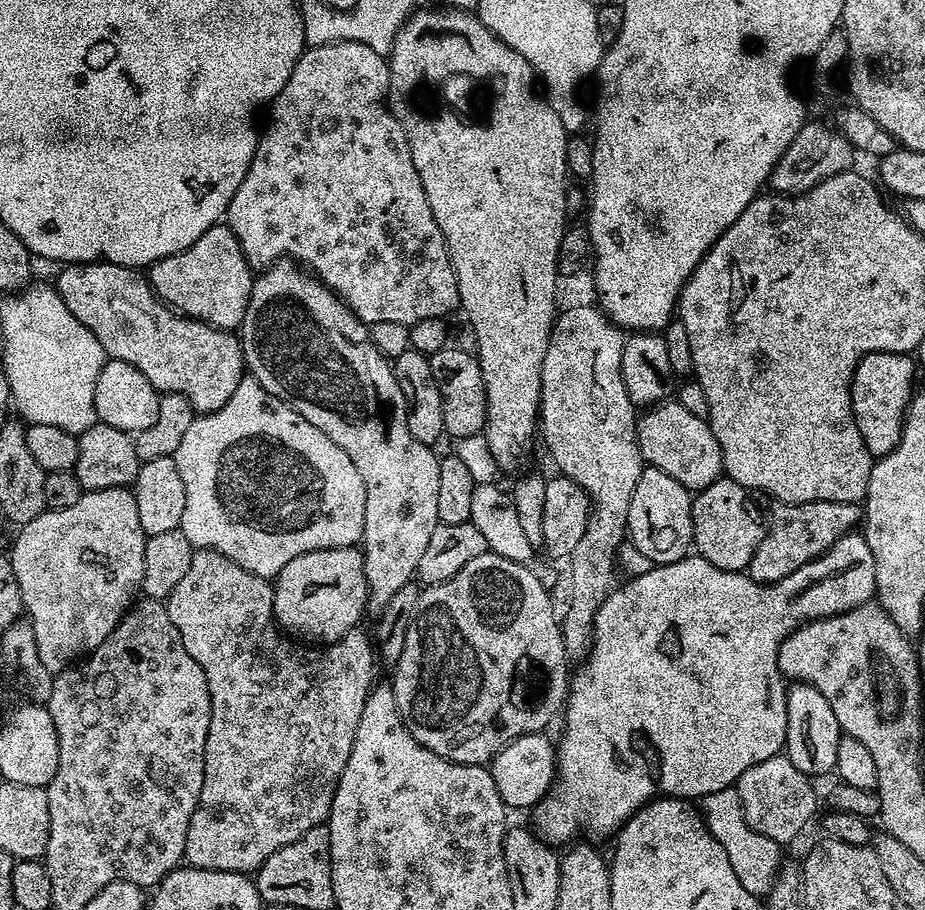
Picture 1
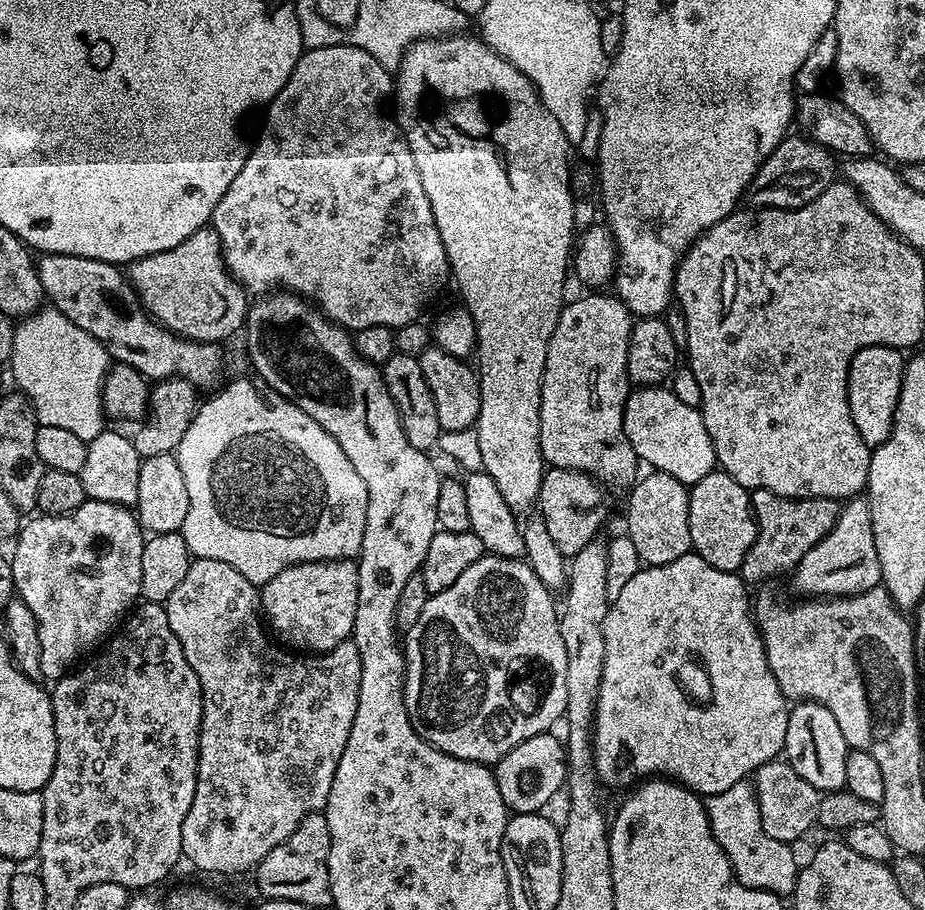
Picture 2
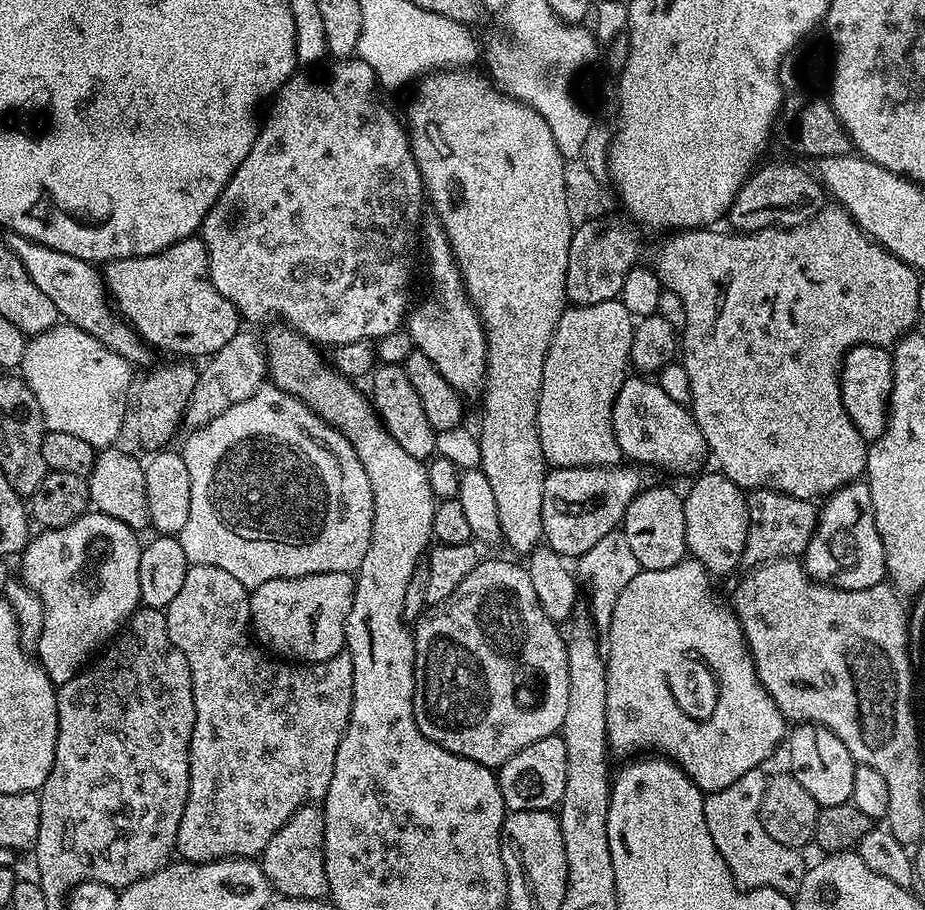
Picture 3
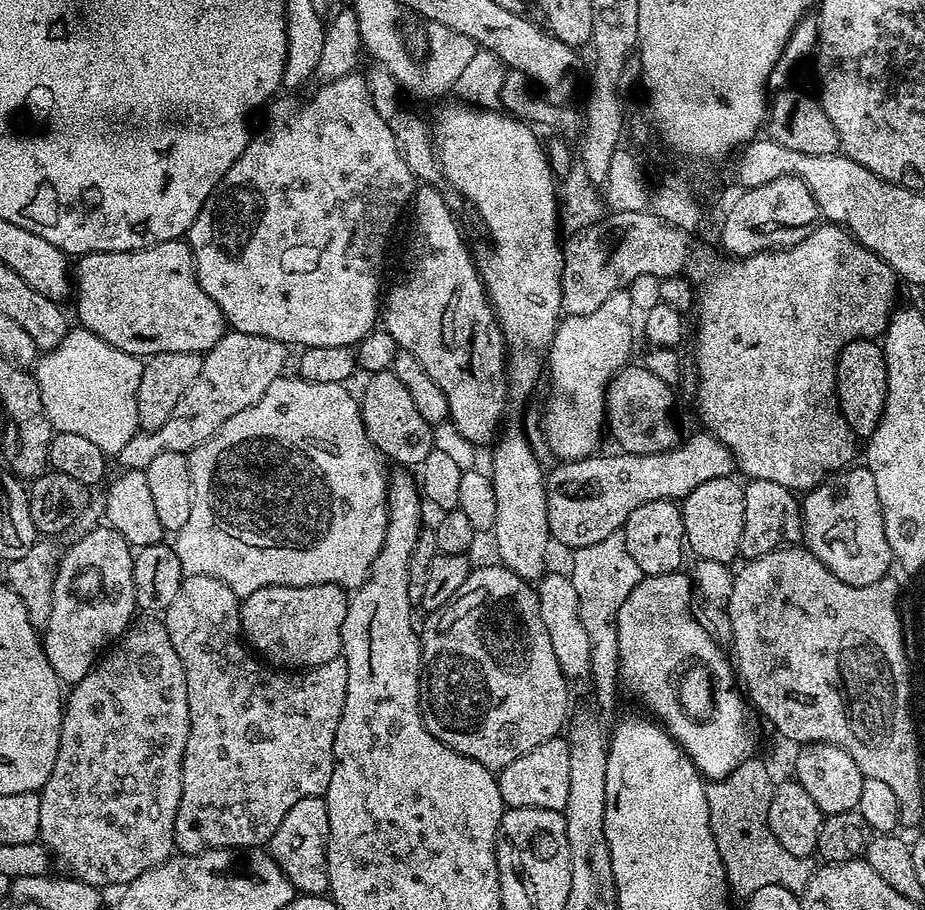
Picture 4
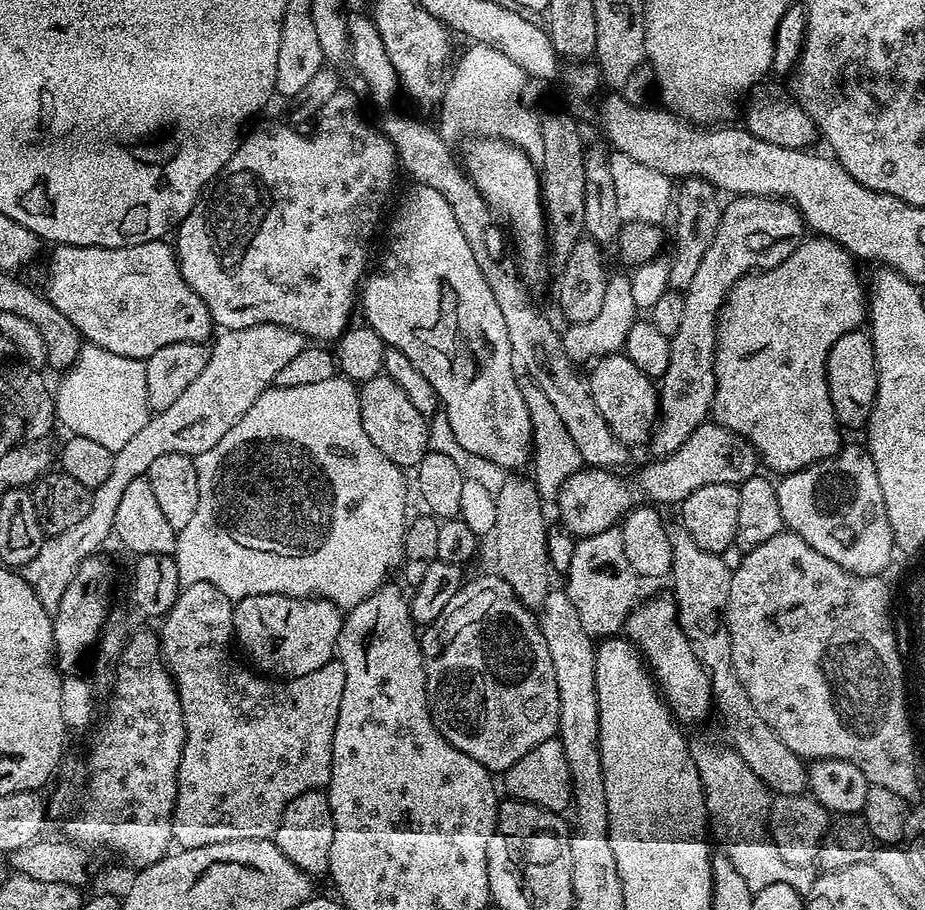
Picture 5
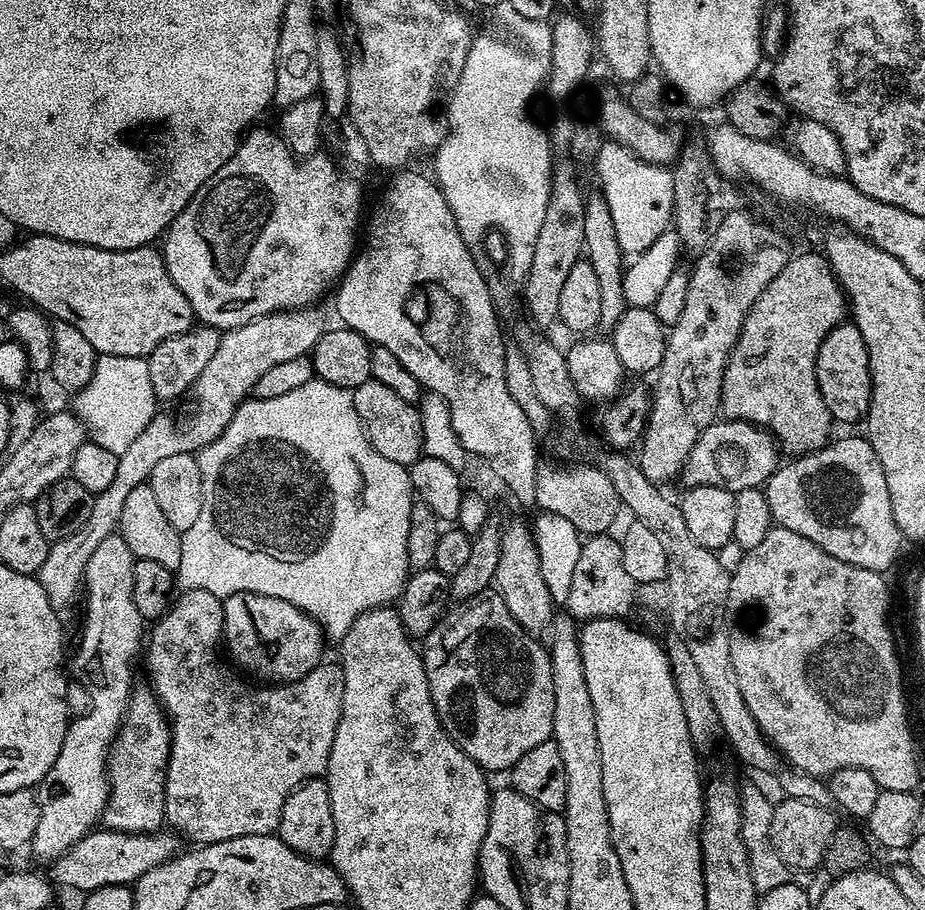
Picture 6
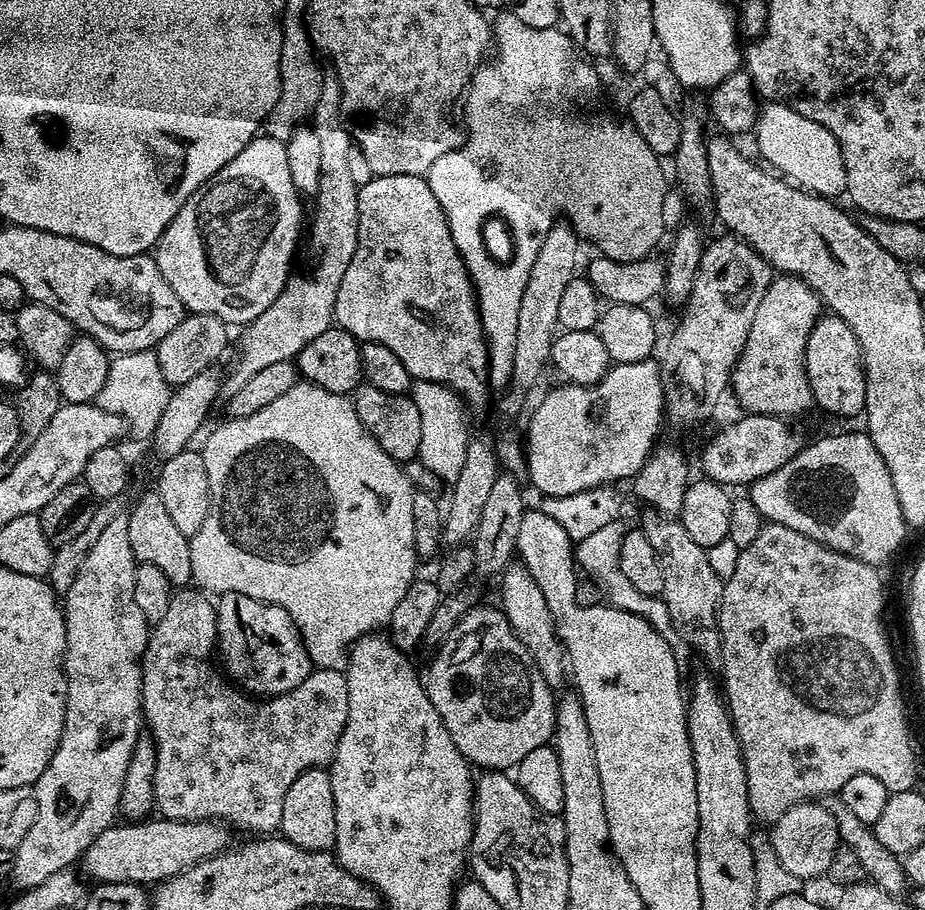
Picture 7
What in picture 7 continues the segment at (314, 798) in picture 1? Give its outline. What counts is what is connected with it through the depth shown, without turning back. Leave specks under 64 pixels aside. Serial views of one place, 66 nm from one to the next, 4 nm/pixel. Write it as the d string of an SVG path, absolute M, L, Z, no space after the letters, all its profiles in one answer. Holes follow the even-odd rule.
M180 590L173 595L170 607L166 609L166 615L157 622L157 624L151 625L148 634L148 645L144 651L144 657L140 663L140 669L142 670L142 690L140 691L140 702L142 705L142 720L152 733L150 733L150 739L156 746L156 765L154 766L154 808L157 813L163 819L166 820L181 820L182 822L194 822L195 820L214 820L217 822L223 822L225 825L231 826L233 829L245 828L246 831L252 832L248 834L272 834L279 829L282 822L282 802L286 799L286 790L290 790L290 785L294 783L294 778L298 778L298 774L302 774L306 770L311 768L328 768L334 758L334 750L338 750L338 738L342 738L342 730L346 730L346 718L350 714L350 694L348 693L348 677L341 669L338 668L316 668L311 674L302 682L302 686L294 686L294 690L290 690L286 694L281 696L270 696L261 699L259 703L251 695L245 694L235 683L229 682L222 675L221 669L215 668L212 665L212 656L214 660L214 653L217 651L218 645L216 642L216 606L215 603L203 591L200 590Z

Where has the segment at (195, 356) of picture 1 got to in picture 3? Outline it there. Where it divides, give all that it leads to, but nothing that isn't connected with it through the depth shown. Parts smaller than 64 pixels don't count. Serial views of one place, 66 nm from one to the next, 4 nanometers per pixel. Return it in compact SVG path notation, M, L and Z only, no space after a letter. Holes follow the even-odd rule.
M9 235L7 242L10 250L18 254L18 262L26 266L30 282L34 282L34 286L38 286L38 290L42 290L42 294L46 294L50 302L54 302L54 306L67 323L78 326L86 334L98 338L109 350L133 366L148 366L153 363L153 349L141 340L140 335L123 316L114 311L108 290L104 286L101 269L95 263L74 258L70 254L62 254L62 250L42 246L38 242L27 240L25 236Z

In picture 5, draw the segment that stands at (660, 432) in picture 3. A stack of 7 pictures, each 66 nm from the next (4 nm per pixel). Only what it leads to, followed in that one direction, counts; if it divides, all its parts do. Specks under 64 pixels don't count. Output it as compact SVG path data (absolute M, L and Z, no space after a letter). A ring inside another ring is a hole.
M623 354L602 356L591 365L592 377L587 377L589 392L594 398L594 406L610 426L612 433L629 446L647 445L660 415L660 394L653 377L642 374L634 362Z

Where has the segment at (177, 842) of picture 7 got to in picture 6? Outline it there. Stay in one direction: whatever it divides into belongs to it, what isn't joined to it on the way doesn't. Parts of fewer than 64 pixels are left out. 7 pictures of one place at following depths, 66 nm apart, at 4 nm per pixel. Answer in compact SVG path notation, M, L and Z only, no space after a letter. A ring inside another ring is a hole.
M93 830L81 840L74 842L57 860L47 865L46 875L53 885L73 888L79 894L87 894L102 886L135 885L148 870L162 866L177 855L177 837L171 831L159 832L113 832Z

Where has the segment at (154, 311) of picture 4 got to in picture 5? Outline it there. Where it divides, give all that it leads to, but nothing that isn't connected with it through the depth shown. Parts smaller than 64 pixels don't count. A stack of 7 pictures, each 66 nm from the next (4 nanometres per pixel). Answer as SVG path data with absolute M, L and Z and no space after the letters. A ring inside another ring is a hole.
M151 240L125 248L103 248L102 246L70 246L57 244L48 256L48 273L44 276L44 297L62 314L70 318L87 343L122 358L147 360L154 350L162 346L174 346L174 342L211 341L214 336L212 315L206 304L182 278L180 263L176 261L176 249L164 240Z

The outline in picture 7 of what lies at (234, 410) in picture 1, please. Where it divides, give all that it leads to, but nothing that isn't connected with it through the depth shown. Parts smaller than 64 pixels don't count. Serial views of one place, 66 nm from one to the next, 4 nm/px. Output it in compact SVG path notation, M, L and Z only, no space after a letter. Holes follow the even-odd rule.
M298 382L286 394L279 396L270 406L257 410L246 418L228 418L221 428L216 428L208 436L202 447L206 462L206 479L210 481L210 510L206 522L202 522L198 534L189 539L190 570L192 584L208 594L237 592L250 594L267 604L282 606L290 618L300 627L300 636L316 668L343 669L348 662L348 653L353 644L362 636L383 629L394 614L394 606L402 602L402 594L410 590L412 581L417 579L418 557L414 546L414 487L408 480L403 467L362 426L348 396L339 396L330 390L322 390L307 382Z

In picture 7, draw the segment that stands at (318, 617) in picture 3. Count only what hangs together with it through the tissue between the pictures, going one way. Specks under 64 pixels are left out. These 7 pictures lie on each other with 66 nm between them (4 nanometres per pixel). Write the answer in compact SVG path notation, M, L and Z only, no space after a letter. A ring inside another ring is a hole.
M237 592L219 593L215 601L216 606L216 642L218 656L224 659L223 667L228 667L227 675L245 693L256 698L281 696L294 686L302 686L302 682L313 672L312 659L308 657L308 650L304 645L304 639L300 636L300 627L282 610L282 606L274 606L262 602L258 598L250 598L250 594L238 594Z

